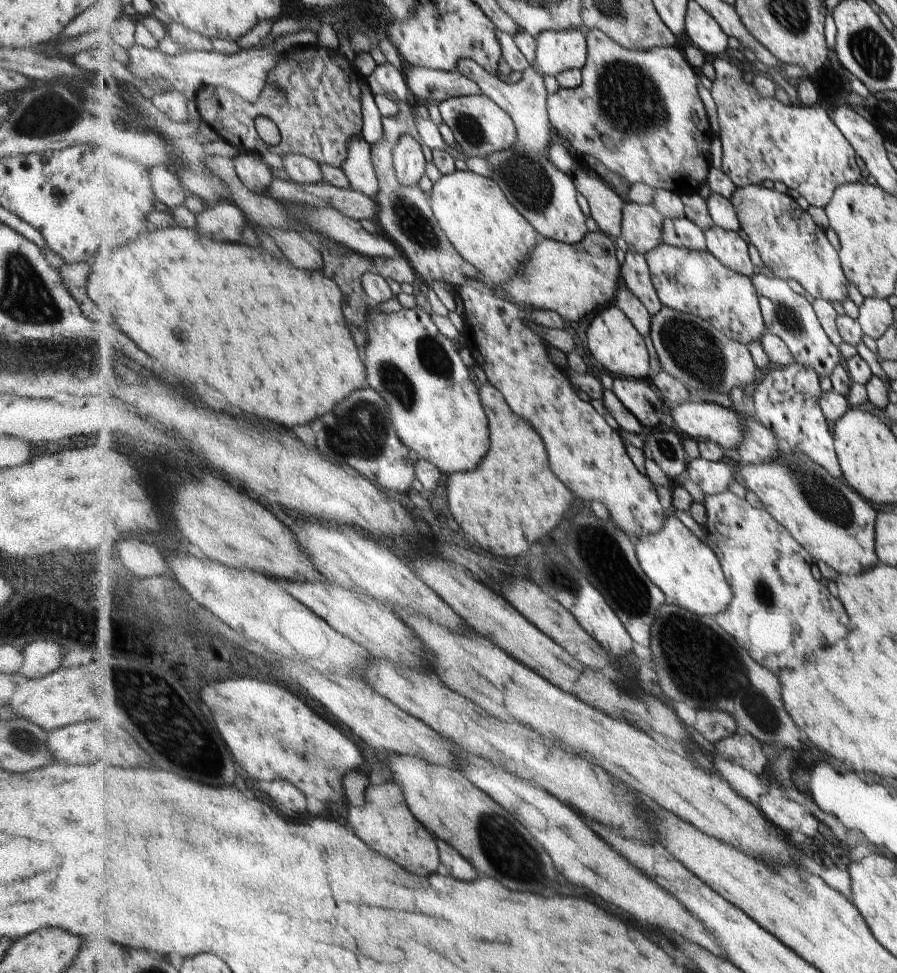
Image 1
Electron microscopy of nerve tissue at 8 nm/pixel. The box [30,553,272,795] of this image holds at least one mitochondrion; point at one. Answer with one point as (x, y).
(180, 743)

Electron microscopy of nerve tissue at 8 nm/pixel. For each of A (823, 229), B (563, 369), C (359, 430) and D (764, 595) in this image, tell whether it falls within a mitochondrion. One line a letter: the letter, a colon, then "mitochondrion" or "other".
A: other
B: other
C: mitochondrion
D: mitochondrion

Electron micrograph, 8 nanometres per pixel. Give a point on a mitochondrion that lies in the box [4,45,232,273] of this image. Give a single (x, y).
(49, 114)

